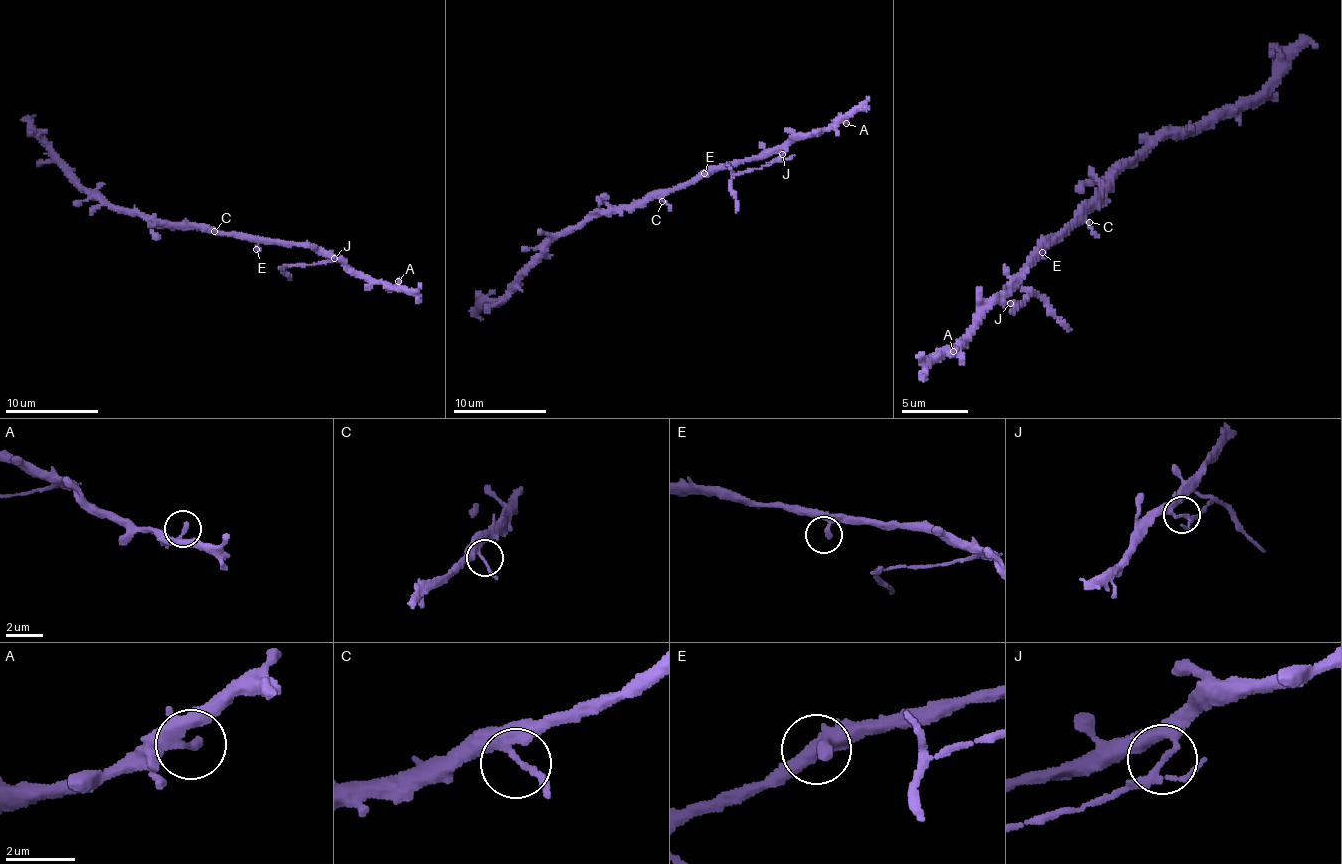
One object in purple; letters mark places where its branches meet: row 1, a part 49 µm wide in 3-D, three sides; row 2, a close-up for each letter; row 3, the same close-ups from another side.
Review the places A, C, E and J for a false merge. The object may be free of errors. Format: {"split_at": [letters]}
{"split_at": ["J"]}

